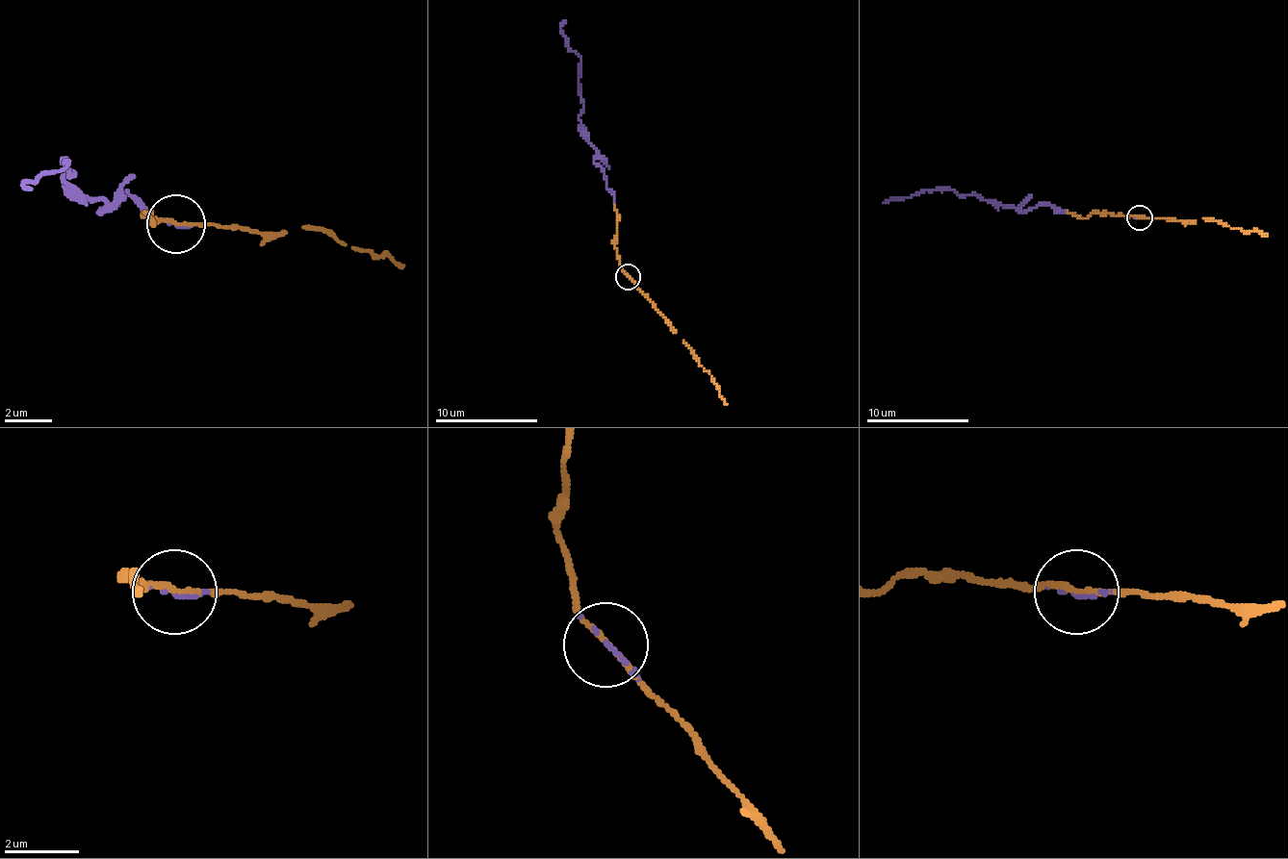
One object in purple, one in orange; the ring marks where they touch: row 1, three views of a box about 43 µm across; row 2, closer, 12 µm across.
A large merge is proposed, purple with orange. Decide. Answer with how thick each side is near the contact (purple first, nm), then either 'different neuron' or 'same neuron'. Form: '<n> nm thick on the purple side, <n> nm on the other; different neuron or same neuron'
80 nm thick on the purple side, 130 nm on the other; same neuron

